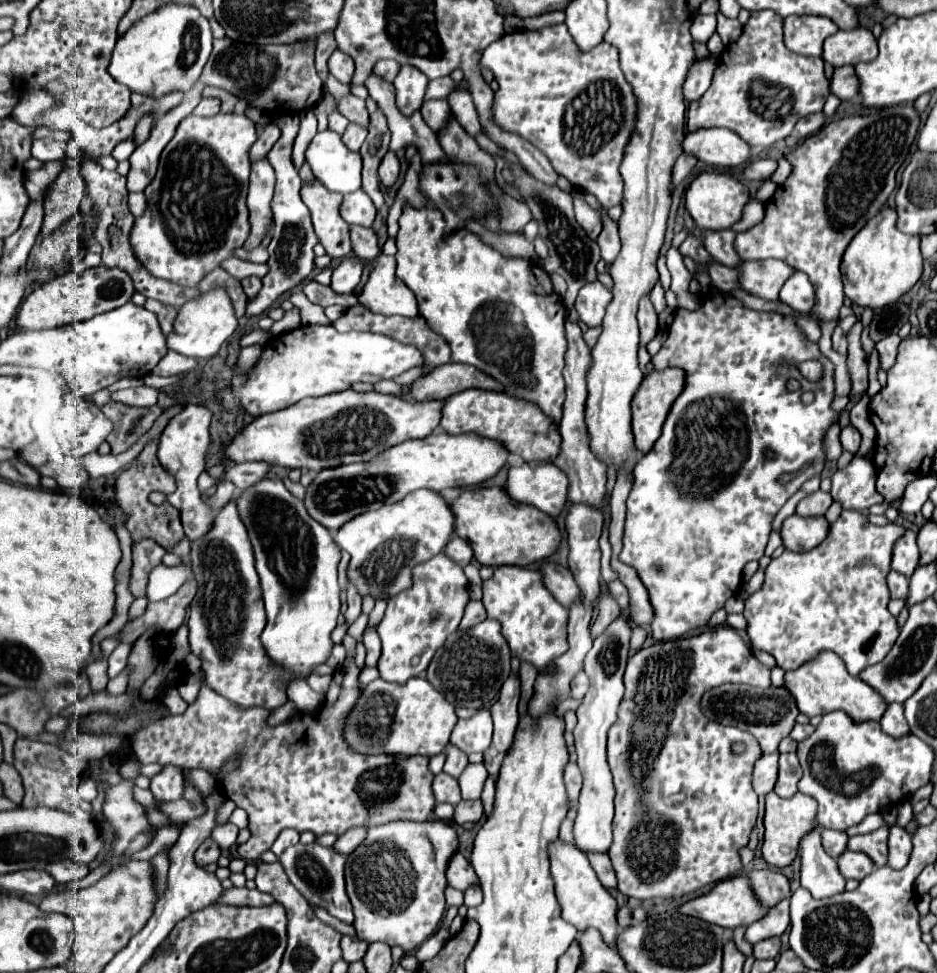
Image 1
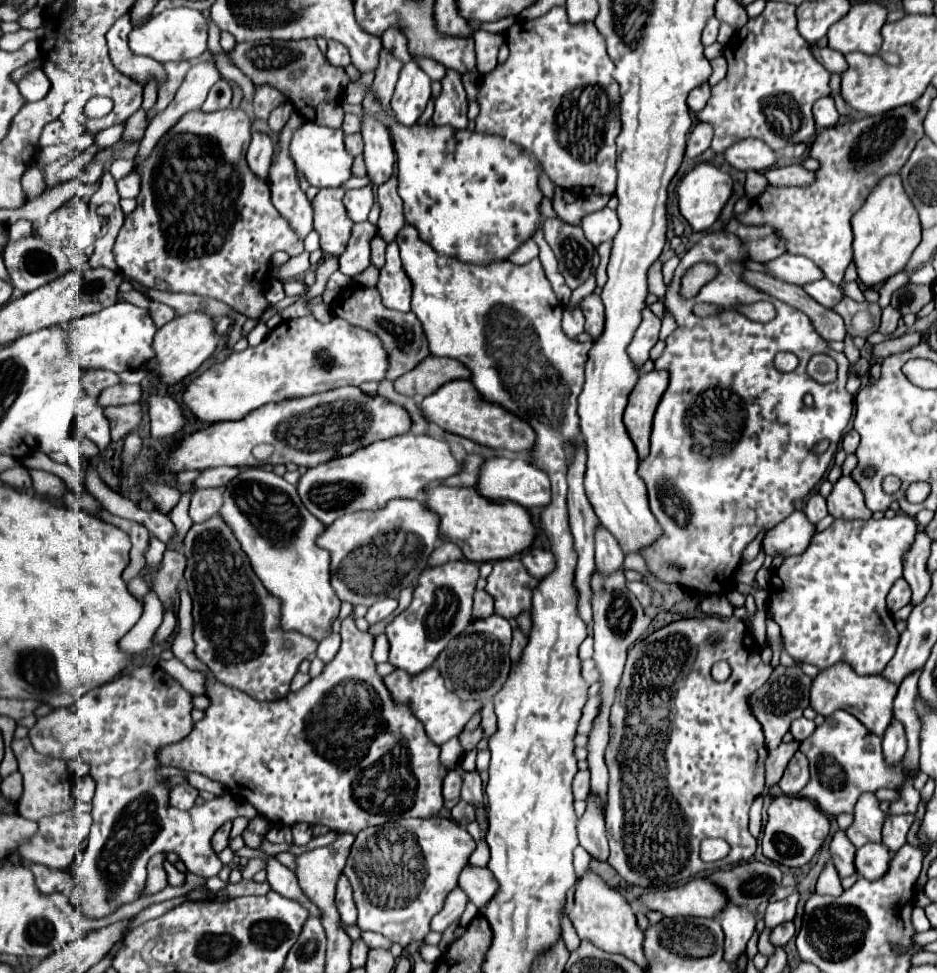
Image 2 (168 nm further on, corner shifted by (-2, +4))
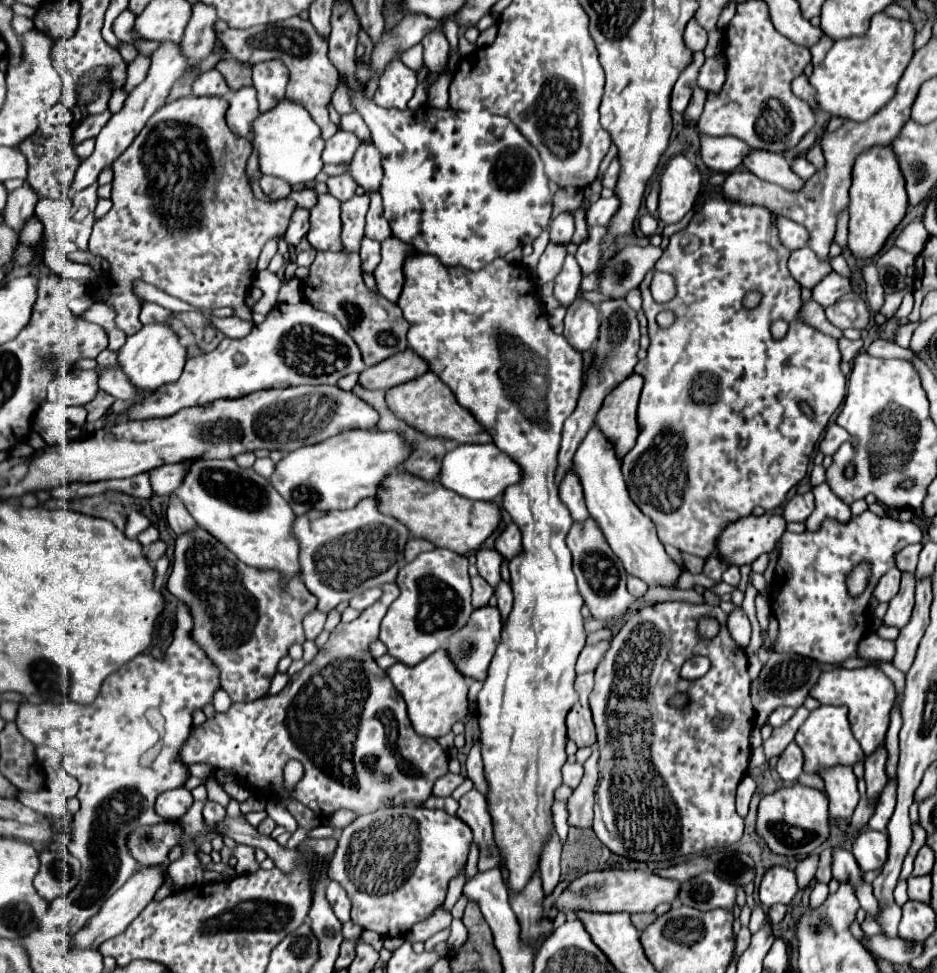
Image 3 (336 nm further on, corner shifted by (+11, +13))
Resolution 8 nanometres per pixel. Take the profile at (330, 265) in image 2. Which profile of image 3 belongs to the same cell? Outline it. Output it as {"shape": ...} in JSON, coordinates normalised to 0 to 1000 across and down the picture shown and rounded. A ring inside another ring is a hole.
{"shape":[[[338,259],[336,269],[330,273],[330,284],[323,288],[323,306],[364,331],[381,351],[390,376],[398,376],[434,358],[436,333],[430,327],[428,317],[390,294],[381,259]]]}

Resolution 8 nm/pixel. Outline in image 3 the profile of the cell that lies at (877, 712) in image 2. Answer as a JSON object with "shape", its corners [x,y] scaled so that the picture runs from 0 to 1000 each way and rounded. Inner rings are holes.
{"shape":[[[921,684],[910,689],[895,687],[880,691],[880,695],[876,695],[876,699],[872,701],[872,707],[868,707],[866,715],[872,717],[876,724],[902,724],[906,728],[908,750],[923,777],[932,775],[938,767],[945,765],[951,728],[955,726],[955,705],[938,687]]]}

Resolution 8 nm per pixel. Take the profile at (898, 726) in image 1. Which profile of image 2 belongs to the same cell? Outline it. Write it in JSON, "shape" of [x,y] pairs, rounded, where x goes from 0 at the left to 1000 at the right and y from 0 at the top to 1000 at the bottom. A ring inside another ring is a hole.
{"shape":[[[952,739],[952,743],[948,745],[948,749],[941,757],[941,770],[943,770],[943,778],[948,784],[961,782],[965,778],[965,774],[967,774],[967,751],[958,739]]]}

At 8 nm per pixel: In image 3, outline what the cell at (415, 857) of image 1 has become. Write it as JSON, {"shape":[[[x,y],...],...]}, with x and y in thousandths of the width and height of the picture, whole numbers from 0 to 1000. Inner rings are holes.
{"shape":[[[441,826],[407,830],[383,839],[379,845],[366,851],[349,900],[351,904],[360,904],[360,909],[364,909],[375,923],[375,946],[379,950],[390,956],[398,956],[409,964],[432,962],[441,950],[456,946],[475,927],[479,904],[490,900],[498,888],[501,869],[503,855],[501,849],[490,843],[490,839]]]}

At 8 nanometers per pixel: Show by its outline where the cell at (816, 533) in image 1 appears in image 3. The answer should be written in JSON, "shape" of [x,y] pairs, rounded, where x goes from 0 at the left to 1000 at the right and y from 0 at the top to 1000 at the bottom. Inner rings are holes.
{"shape":[[[831,528],[795,530],[780,536],[765,553],[767,571],[780,582],[801,580],[812,569],[827,563],[838,547],[838,534]]]}

